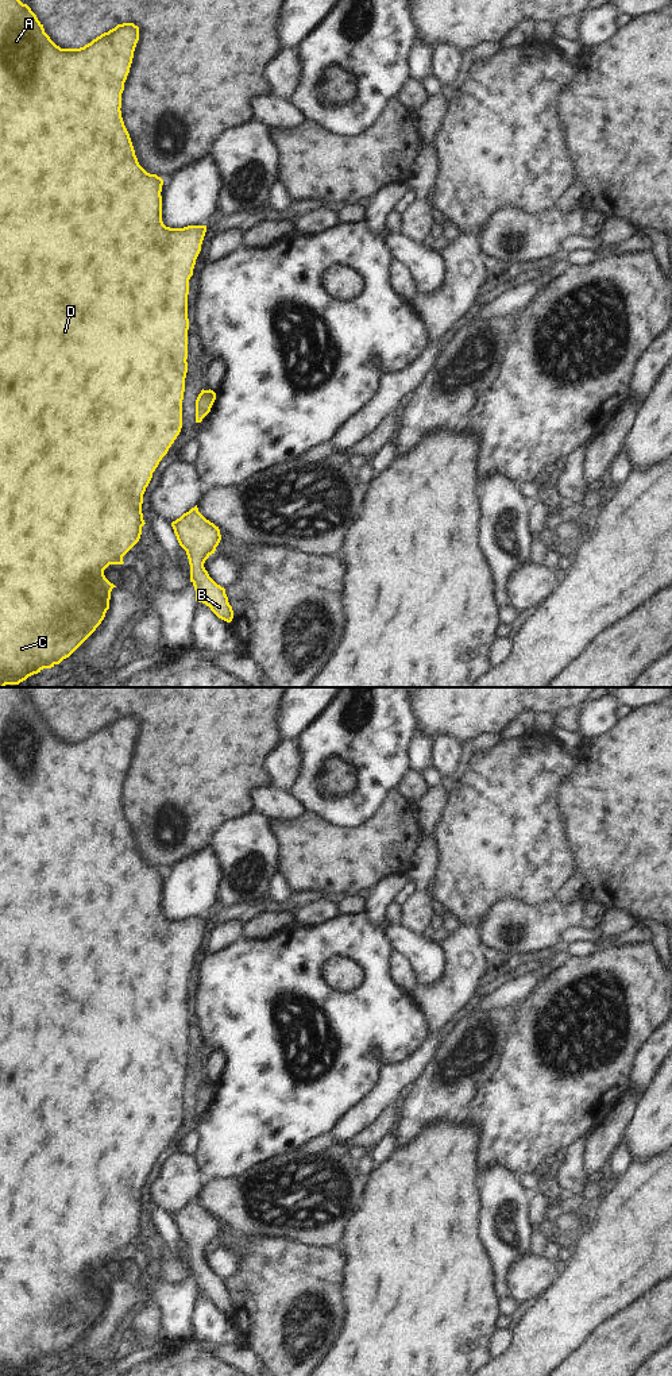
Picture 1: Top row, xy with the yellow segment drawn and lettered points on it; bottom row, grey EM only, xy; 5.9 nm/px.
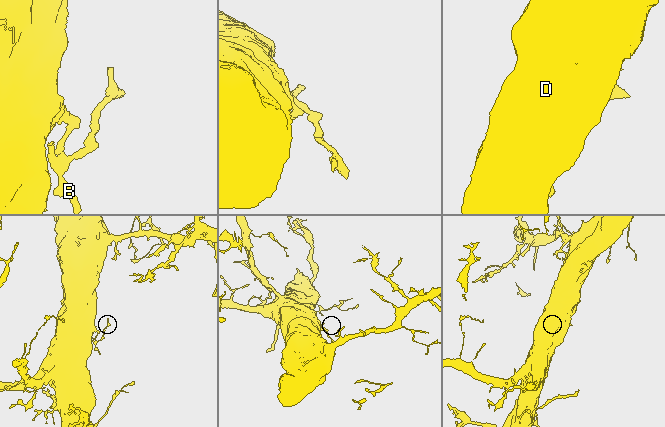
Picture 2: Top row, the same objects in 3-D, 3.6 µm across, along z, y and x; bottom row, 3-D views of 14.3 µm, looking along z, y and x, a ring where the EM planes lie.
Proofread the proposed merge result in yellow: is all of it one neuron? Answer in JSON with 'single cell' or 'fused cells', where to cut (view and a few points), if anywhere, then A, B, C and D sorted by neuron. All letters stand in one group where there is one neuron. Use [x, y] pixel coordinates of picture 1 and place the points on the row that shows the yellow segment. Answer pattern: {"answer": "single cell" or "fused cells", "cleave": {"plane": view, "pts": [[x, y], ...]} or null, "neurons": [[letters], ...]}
{"answer": "fused cells", "cleave": {"plane": "xy", "pts": [[212, 390], [209, 407]]}, "neurons": [["A", "C", "D"], ["B"]]}

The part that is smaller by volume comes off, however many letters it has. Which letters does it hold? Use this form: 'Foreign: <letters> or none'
Foreign: B

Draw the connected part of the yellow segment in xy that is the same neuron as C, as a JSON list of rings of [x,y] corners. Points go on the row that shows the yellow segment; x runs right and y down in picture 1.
[[[0,0],[0,687],[19,685],[28,677],[51,668],[69,658],[101,624],[109,609],[111,583],[104,570],[109,564],[123,564],[123,556],[139,541],[146,524],[142,513],[143,494],[152,473],[177,439],[182,428],[182,400],[188,373],[188,294],[196,259],[206,232],[206,226],[170,228],[162,221],[163,180],[147,173],[138,162],[130,134],[121,117],[121,93],[130,73],[134,51],[139,41],[139,27],[134,23],[117,24],[80,49],[61,49],[45,32],[43,24],[20,0]]]

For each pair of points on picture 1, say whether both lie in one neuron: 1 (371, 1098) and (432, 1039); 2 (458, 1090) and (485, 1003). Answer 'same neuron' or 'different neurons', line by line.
1: same neuron
2: different neurons

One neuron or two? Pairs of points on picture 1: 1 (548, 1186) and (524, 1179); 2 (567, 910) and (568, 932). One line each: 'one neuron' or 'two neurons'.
1: one neuron
2: two neurons

